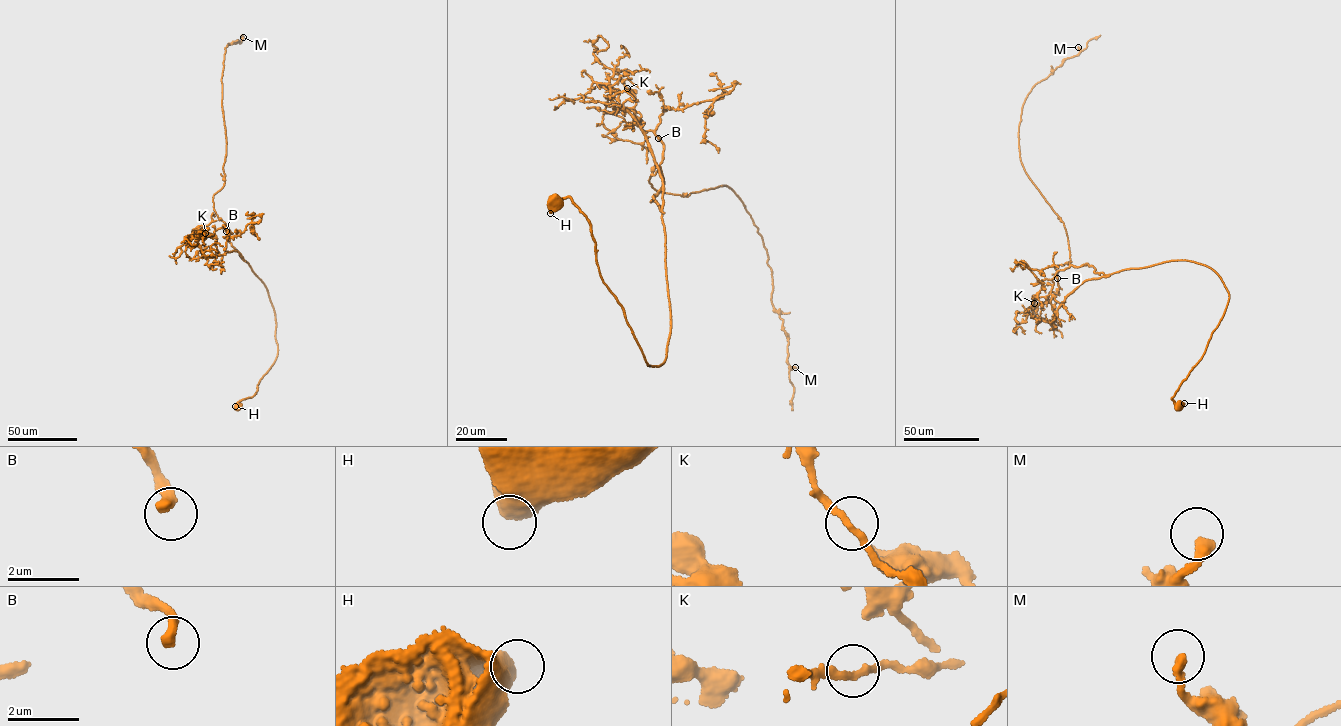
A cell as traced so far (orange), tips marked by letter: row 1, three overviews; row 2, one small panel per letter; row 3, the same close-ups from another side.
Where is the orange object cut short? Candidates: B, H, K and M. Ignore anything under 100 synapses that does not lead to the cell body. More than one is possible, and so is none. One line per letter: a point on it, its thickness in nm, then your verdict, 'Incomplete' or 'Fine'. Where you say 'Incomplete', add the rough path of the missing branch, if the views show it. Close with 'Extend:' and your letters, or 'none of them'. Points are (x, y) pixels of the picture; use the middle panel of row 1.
B: Place: (658, 138). Thickness 320 nm. Incomplete. Course of what is missing: (658, 138), (651, 123), (651, 114), (666, 88)
H: Place: (550, 213). Thickness 600 nm. Fine
K: Place: (627, 88). Thickness 200 nm. Fine
M: Place: (795, 367). Thickness 280 nm. Fine
Extend: B

